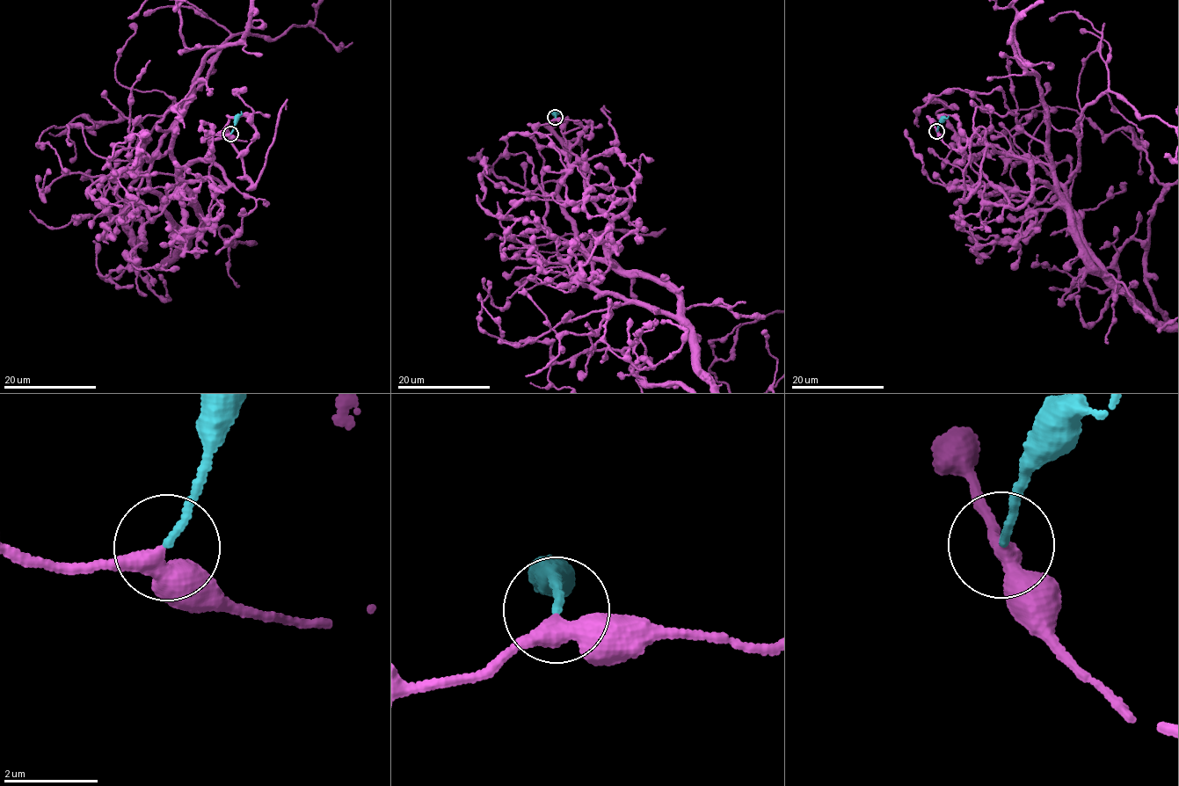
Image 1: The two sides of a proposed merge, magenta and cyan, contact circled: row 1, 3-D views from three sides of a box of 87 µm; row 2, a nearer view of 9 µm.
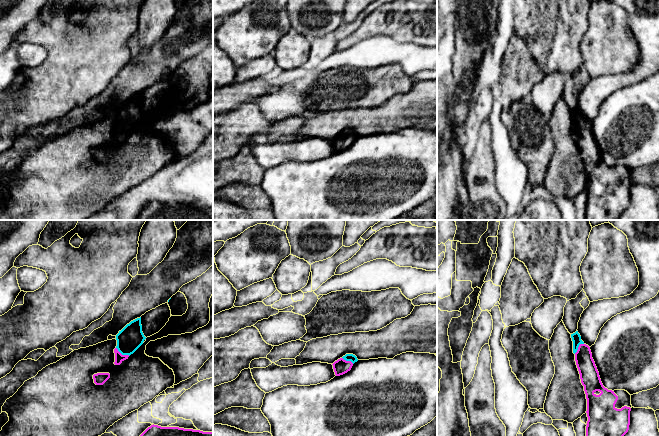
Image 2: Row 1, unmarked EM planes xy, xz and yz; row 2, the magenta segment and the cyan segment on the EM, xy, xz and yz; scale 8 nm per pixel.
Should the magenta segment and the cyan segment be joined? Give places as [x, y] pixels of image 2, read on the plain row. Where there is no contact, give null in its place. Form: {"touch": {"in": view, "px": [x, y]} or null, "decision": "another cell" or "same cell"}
{"touch": {"in": "xy", "px": [121, 130]}, "decision": "same cell"}

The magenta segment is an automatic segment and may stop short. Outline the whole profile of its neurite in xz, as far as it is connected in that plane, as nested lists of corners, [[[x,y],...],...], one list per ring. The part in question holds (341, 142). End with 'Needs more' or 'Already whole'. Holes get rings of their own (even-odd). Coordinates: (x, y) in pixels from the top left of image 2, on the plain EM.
[[[346,130],[342,134],[338,135],[332,140],[335,151],[340,152],[347,149],[351,146],[353,140],[357,137],[357,133],[353,130]]]. Needs more

